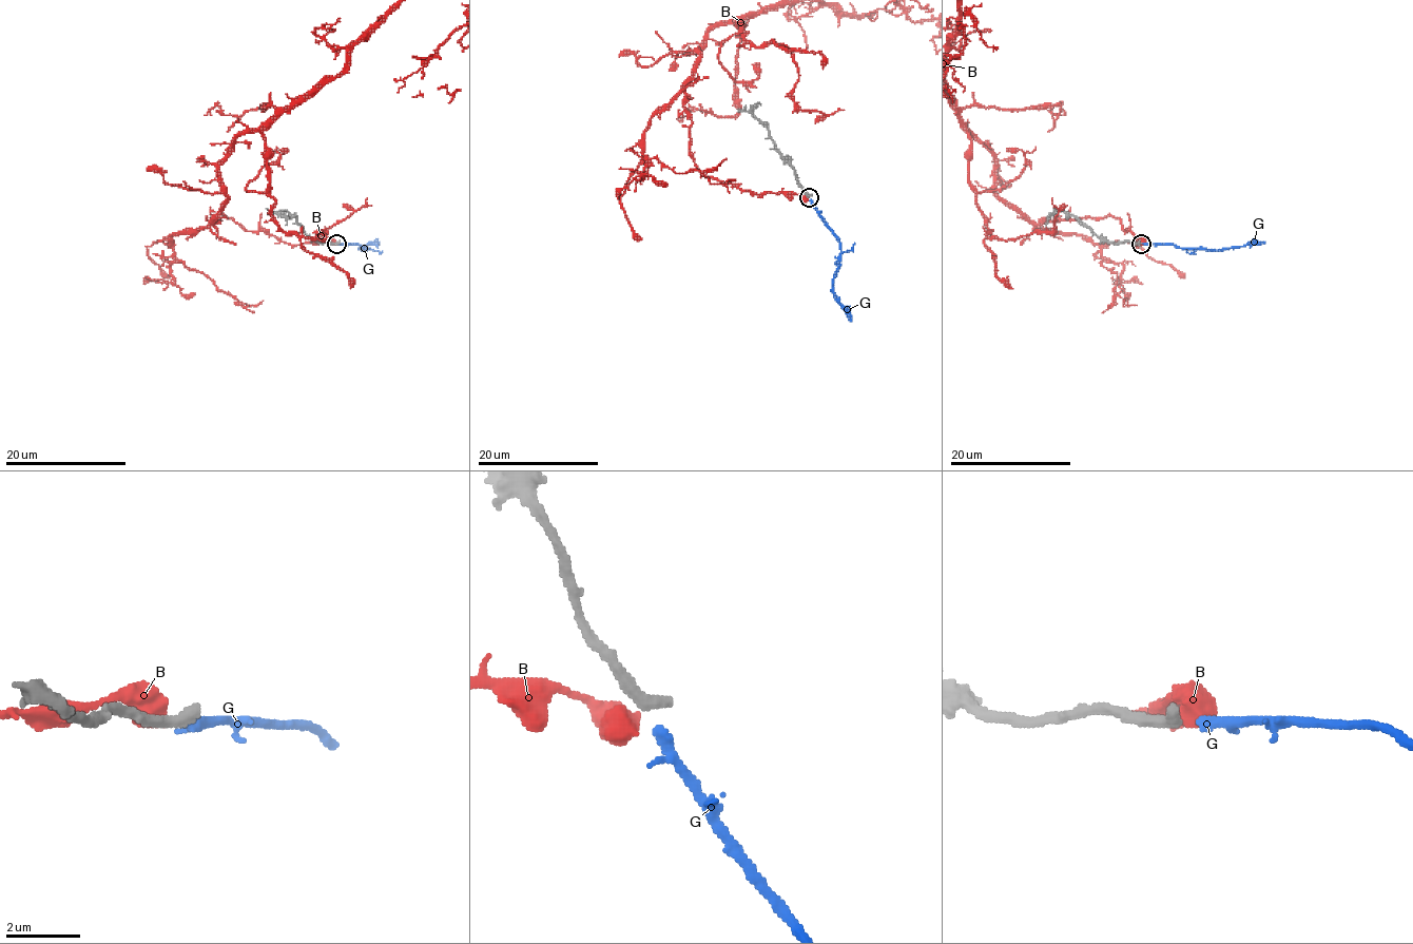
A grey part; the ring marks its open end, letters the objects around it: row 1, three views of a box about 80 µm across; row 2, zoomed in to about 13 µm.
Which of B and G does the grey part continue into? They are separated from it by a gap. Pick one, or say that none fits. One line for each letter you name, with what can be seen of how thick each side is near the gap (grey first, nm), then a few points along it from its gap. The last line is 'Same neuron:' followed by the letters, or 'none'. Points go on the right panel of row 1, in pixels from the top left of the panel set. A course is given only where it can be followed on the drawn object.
G: 400/280 nm | via (1142, 243), (1169, 243), (1186, 249), (1219, 250), (1264, 242)
Same neuron: G

